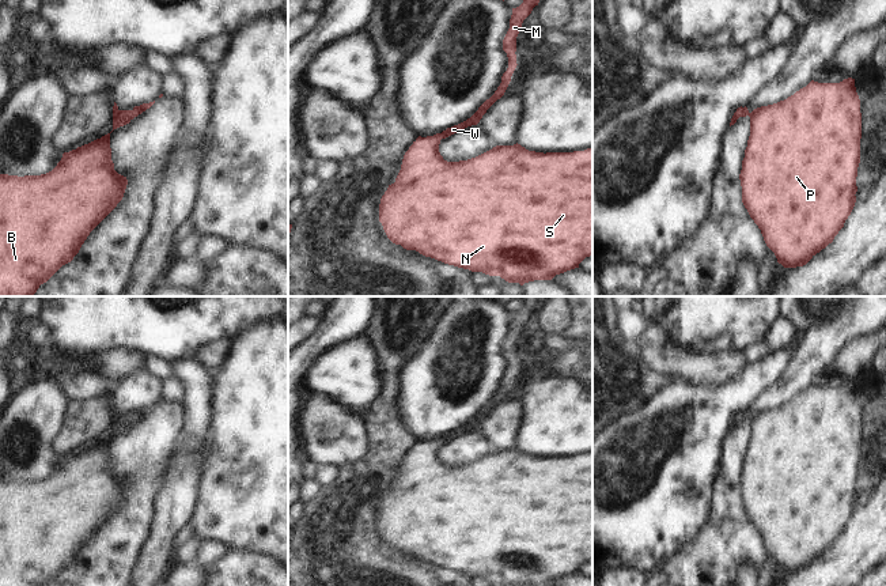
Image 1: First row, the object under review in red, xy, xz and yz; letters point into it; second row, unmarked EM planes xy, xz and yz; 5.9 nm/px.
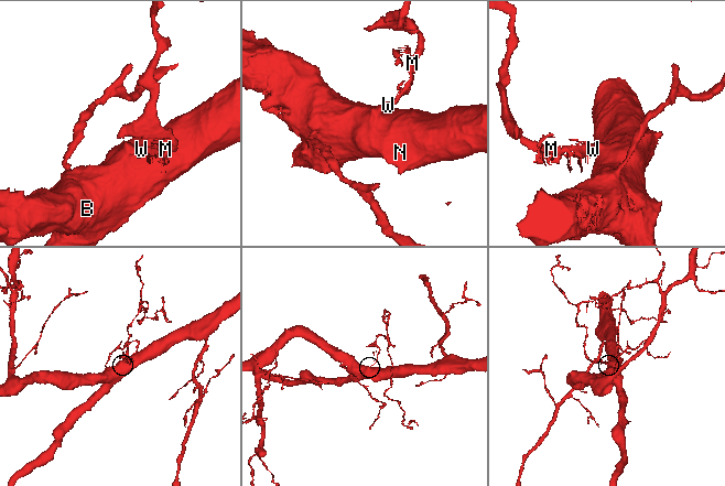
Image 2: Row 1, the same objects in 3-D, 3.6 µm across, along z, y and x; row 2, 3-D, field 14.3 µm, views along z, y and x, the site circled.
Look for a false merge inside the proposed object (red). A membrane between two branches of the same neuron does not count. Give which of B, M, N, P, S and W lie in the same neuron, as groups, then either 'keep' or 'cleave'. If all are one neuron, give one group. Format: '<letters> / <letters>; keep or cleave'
B M N P S W; keep

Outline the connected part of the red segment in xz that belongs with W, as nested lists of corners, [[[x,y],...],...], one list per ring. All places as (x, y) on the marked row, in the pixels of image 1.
[[[523,0],[519,7],[512,8],[510,29],[503,39],[508,68],[495,94],[466,121],[433,136],[419,136],[405,152],[395,182],[389,185],[379,204],[379,222],[393,243],[448,265],[500,276],[520,286],[534,280],[552,280],[556,275],[579,268],[586,257],[592,256],[592,147],[584,151],[544,154],[529,151],[516,143],[496,145],[467,160],[447,162],[439,152],[439,144],[442,139],[477,125],[486,110],[504,95],[518,65],[516,37],[523,20],[538,3],[539,0]]]

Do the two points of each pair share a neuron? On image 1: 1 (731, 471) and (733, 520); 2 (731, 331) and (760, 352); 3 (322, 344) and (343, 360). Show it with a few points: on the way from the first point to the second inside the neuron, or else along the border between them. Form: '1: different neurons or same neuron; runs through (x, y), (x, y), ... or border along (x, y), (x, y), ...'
1: same neuron; runs through (730, 483), (730, 507)
2: different neurons; border along (765, 339), (749, 344), (743, 350)
3: different neurons; border along (359, 336), (329, 348), (309, 373)

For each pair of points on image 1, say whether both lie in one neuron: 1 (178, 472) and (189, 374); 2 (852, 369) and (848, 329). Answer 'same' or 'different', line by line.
1: same
2: different

